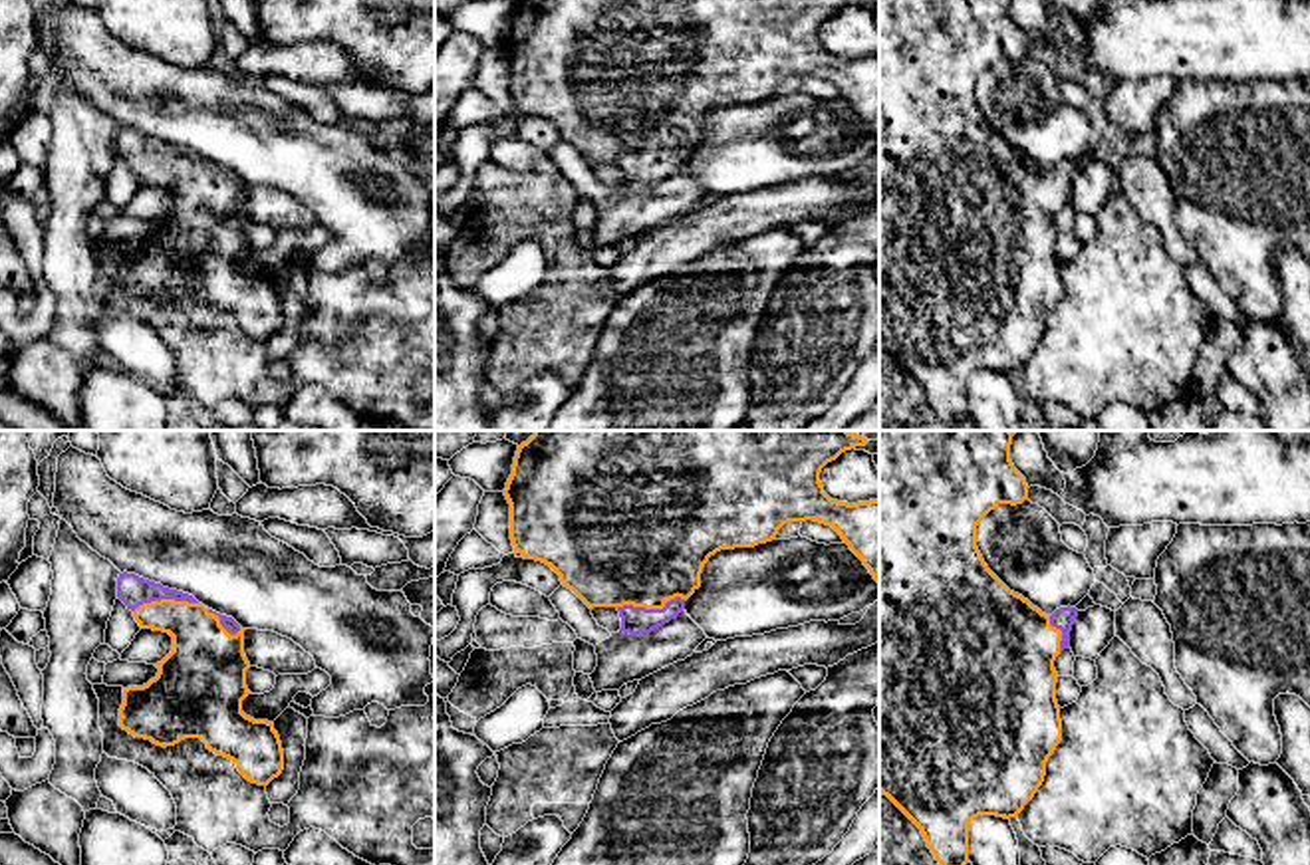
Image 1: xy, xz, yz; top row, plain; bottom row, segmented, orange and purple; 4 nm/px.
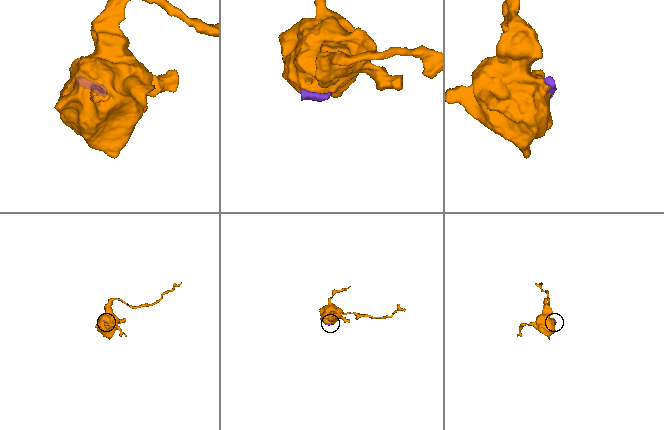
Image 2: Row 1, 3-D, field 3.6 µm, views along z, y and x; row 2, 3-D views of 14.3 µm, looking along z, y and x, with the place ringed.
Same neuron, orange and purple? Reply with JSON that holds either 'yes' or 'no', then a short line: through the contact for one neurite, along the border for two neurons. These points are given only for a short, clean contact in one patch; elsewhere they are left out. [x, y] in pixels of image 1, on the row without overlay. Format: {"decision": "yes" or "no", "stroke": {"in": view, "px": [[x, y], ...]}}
{"decision": "yes"}

